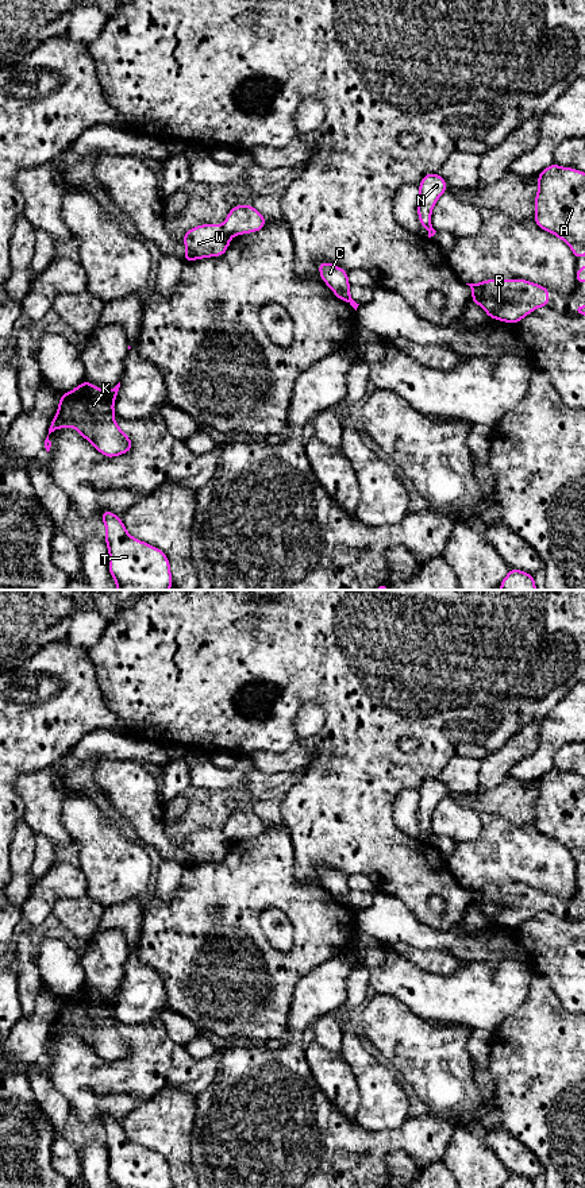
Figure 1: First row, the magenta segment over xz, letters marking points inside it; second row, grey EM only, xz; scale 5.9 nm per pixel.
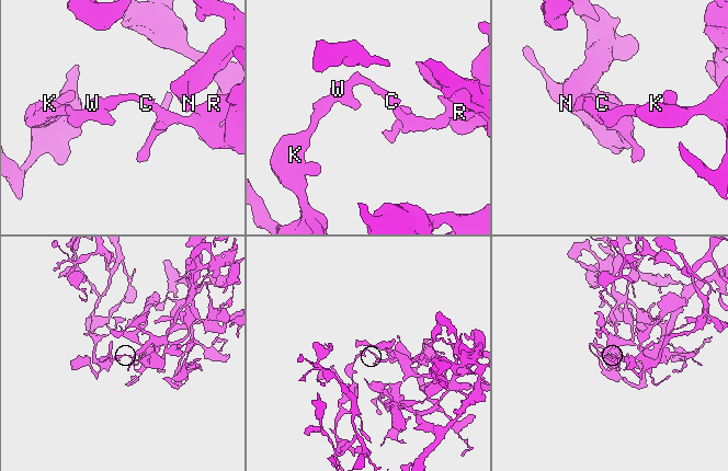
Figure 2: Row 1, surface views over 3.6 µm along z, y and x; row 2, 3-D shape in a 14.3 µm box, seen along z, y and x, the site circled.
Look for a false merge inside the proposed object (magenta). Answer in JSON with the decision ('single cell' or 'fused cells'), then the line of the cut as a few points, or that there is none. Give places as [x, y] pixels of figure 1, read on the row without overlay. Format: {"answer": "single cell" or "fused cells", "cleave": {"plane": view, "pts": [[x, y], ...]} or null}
{"answer": "fused cells", "cleave": {"plane": "xz", "pts": [[222, 830], [231, 840]]}}

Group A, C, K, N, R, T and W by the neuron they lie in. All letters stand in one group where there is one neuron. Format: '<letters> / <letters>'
A C R / K N T W

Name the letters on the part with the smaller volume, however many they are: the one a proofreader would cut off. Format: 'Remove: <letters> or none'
Remove: A, C, R

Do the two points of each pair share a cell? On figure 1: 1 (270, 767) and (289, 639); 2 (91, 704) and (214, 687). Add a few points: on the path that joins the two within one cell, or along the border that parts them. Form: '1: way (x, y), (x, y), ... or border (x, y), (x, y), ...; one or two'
1: border (304, 748), (291, 745), (280, 752), (242, 753); two
2: border (95, 671), (100, 697), (122, 728); two

